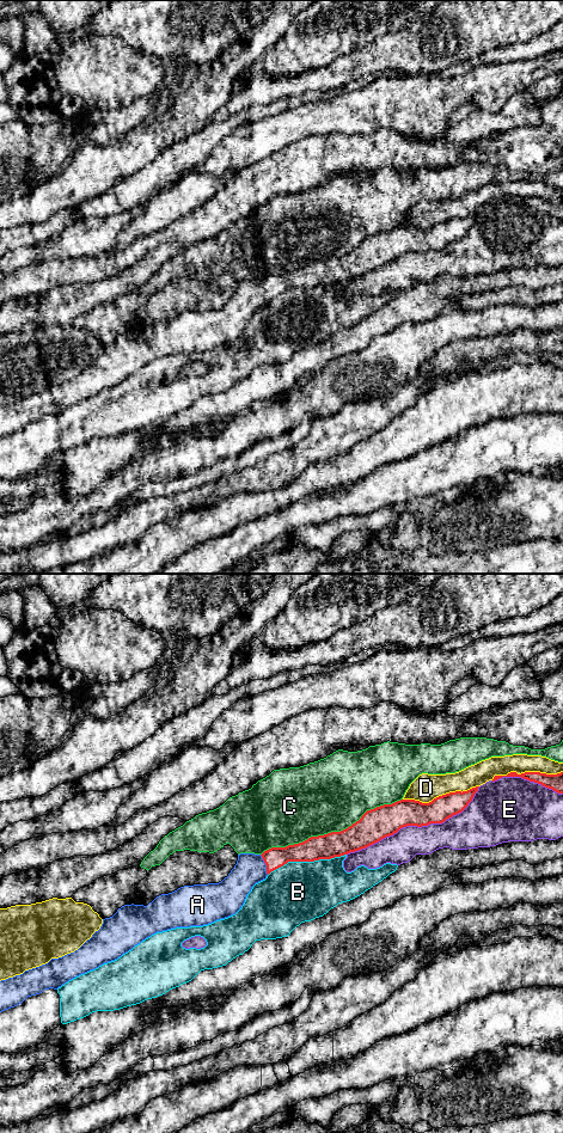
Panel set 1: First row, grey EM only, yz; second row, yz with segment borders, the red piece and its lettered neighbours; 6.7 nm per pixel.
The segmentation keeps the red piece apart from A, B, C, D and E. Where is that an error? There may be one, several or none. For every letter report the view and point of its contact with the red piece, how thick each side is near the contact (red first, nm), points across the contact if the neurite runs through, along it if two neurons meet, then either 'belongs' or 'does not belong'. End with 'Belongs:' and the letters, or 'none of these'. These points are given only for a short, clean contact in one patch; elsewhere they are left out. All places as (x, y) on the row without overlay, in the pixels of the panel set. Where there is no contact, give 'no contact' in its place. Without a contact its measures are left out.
A: contact yz (265, 291); calibres 140 and 200 nm; way yz (275, 283), (265, 291), (250, 295); belongs
B: contact yz (306, 287); calibres 170 and 400 nm; does not belong
C: contact yz (331, 258); calibres 190 and 500 nm; does not belong
D: contact yz (440, 222); calibres 180 and 180 nm; does not belong
E: contact yz (416, 251); calibres 220 and 200 nm; does not belong
Belongs: A

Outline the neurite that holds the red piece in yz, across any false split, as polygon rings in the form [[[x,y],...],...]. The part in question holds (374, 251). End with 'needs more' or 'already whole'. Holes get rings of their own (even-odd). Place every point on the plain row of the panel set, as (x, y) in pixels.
[[[479,213],[467,218],[455,218],[434,225],[429,229],[415,226],[400,226],[392,231],[384,231],[367,237],[359,247],[341,258],[311,263],[307,267],[286,274],[271,274],[262,281],[240,280],[234,294],[219,310],[184,312],[177,317],[157,323],[147,332],[124,331],[103,350],[90,366],[78,376],[48,390],[25,397],[20,402],[0,408],[0,439],[22,430],[27,423],[42,419],[44,416],[57,416],[69,406],[85,400],[99,392],[115,387],[131,376],[146,365],[157,359],[176,354],[203,353],[235,341],[245,329],[252,313],[288,288],[314,288],[331,286],[350,278],[366,275],[381,265],[393,262],[406,252],[428,252],[442,250],[447,245],[461,239],[472,227]]]; needs more

